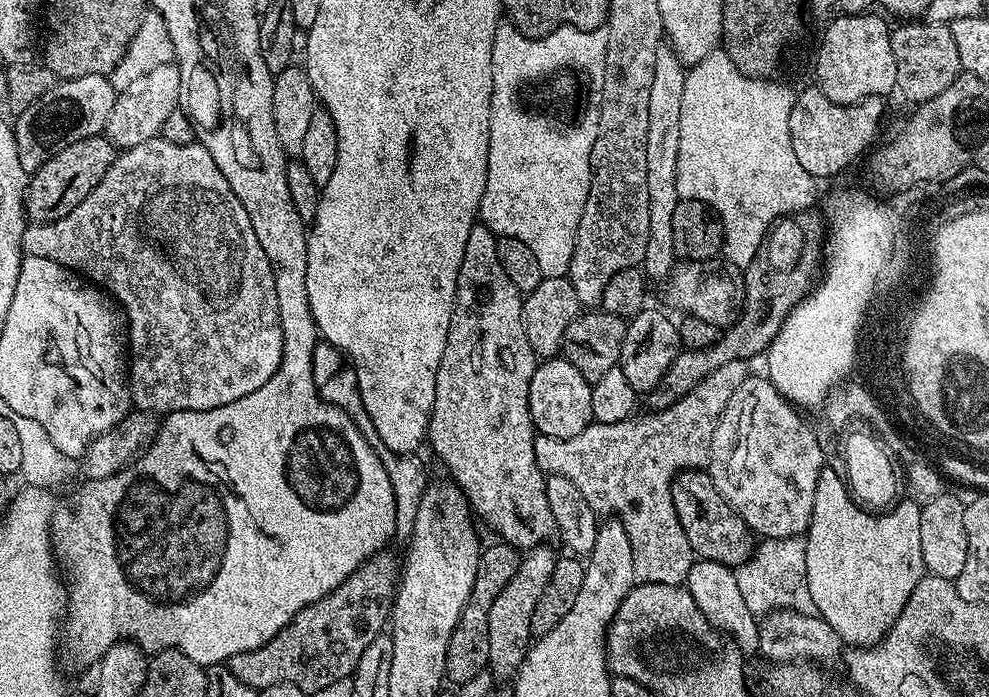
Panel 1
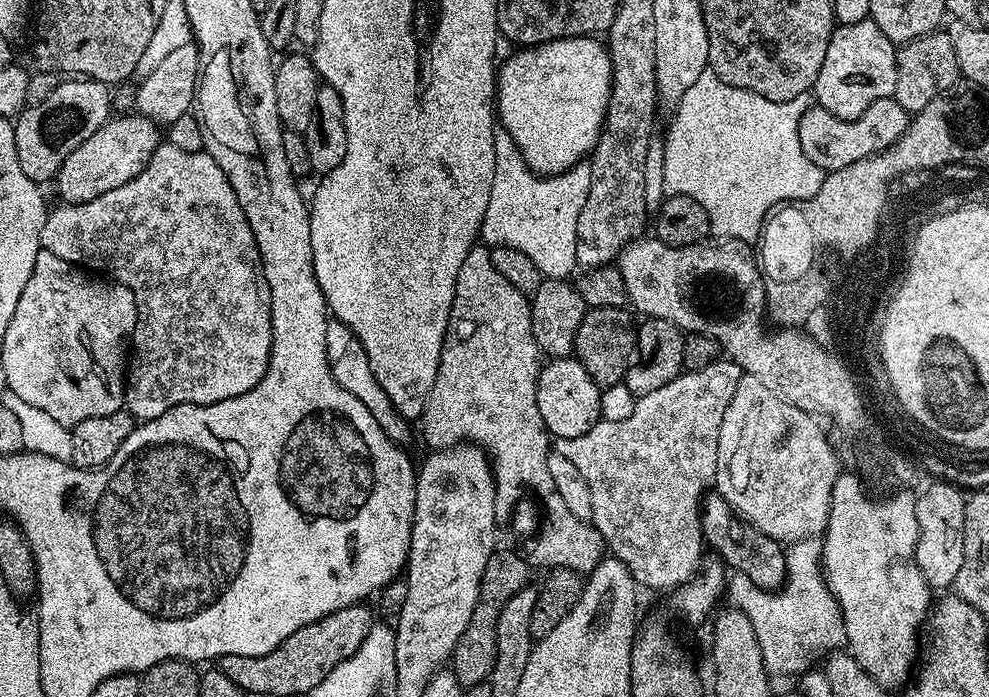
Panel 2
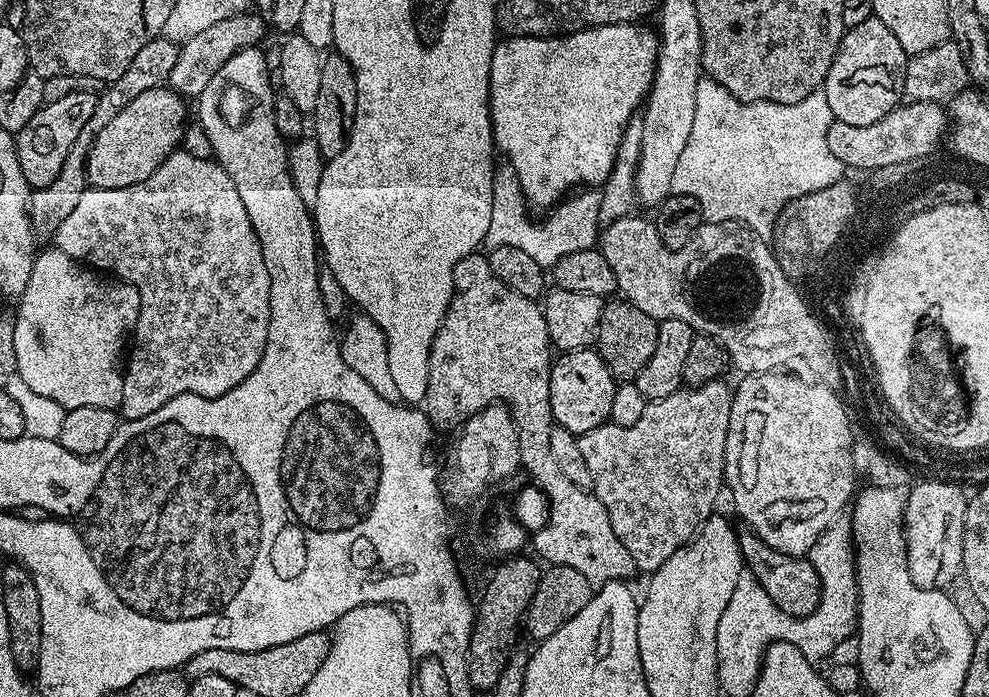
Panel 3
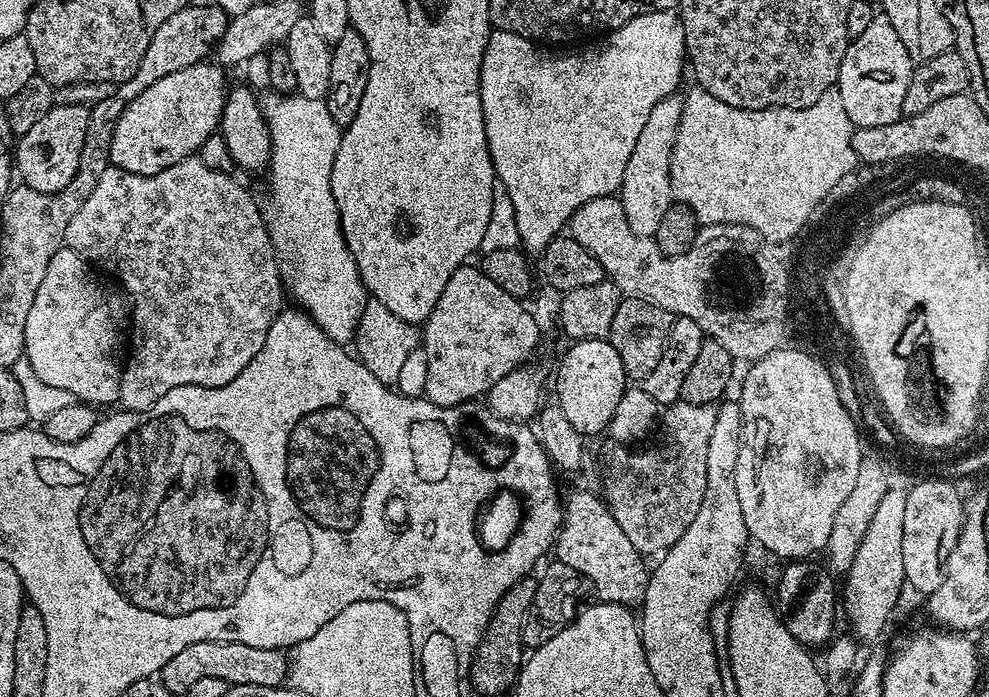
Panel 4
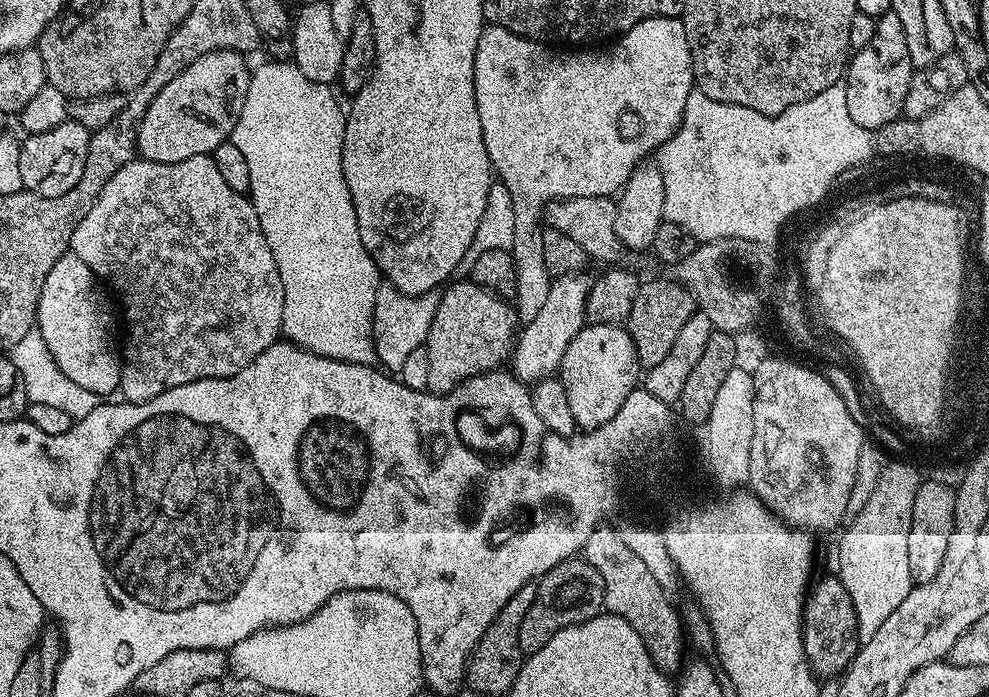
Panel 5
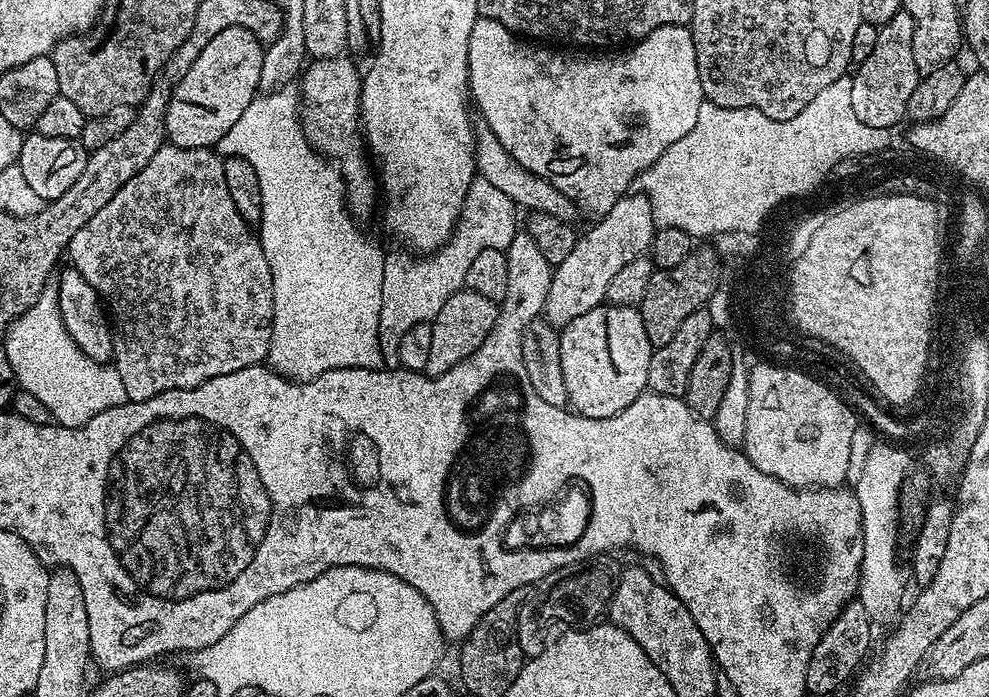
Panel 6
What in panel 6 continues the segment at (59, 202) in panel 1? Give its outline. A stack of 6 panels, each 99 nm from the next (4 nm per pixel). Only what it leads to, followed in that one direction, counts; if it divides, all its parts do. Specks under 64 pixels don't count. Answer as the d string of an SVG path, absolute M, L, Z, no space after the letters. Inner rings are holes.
M230 26L222 34L214 34L194 66L186 70L186 78L172 91L164 119L167 143L179 148L215 149L222 134L238 122L242 110L258 94L264 49L260 39L242 26Z

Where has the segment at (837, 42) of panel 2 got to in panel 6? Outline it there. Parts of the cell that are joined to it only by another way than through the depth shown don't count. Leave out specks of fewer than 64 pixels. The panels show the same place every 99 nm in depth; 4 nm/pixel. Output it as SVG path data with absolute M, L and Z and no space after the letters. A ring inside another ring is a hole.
M901 10L890 22L878 27L878 42L870 50L870 58L851 73L850 105L855 105L859 121L874 127L888 127L903 121L908 116L910 94L918 86L921 72L914 66L914 18Z

